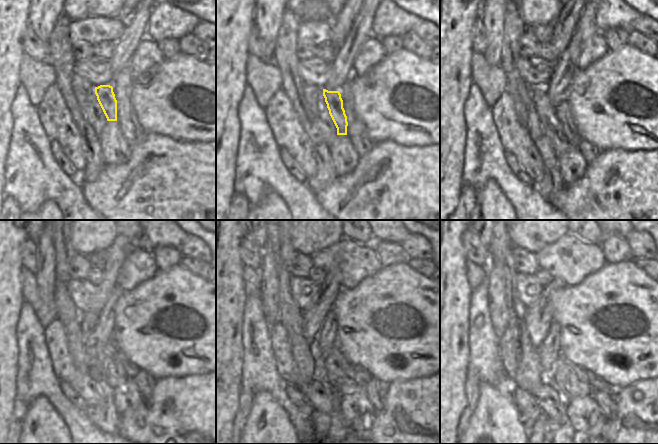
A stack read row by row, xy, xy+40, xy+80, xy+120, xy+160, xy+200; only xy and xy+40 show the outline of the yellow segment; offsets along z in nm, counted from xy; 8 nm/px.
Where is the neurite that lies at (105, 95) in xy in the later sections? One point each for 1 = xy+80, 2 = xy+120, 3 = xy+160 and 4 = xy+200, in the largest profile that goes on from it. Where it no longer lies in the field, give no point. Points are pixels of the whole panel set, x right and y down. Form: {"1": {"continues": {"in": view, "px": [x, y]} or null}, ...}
{"1": {"continues": {"in": "xy+80", "px": [562, 110]}}, "2": {"continues": {"in": "xy+120", "px": [131, 370]}}, "3": {"continues": {"in": "xy+160", "px": [361, 375]}}, "4": {"continues": {"in": "xy+200", "px": [598, 384]}}}

